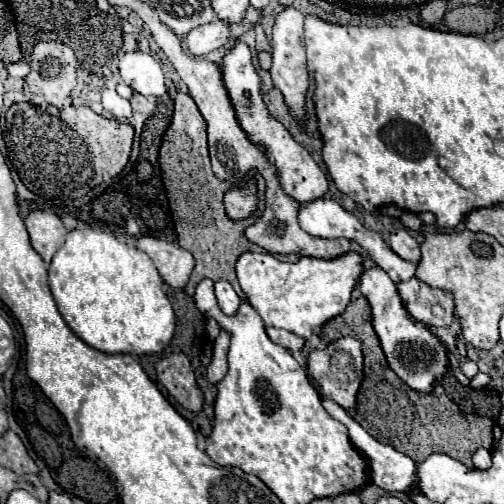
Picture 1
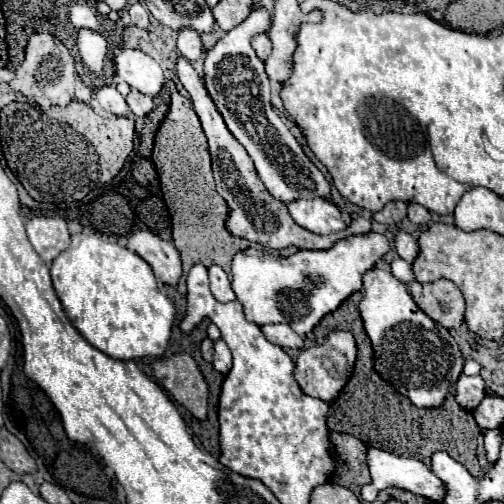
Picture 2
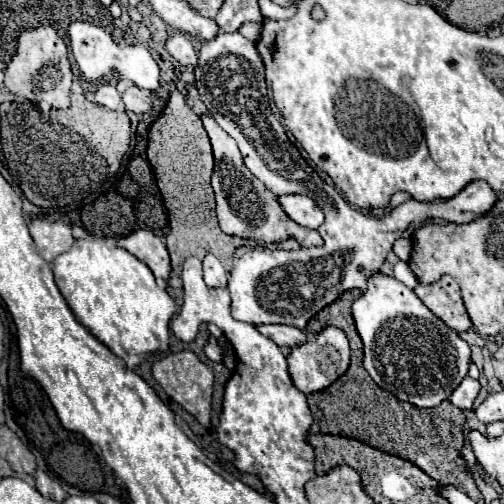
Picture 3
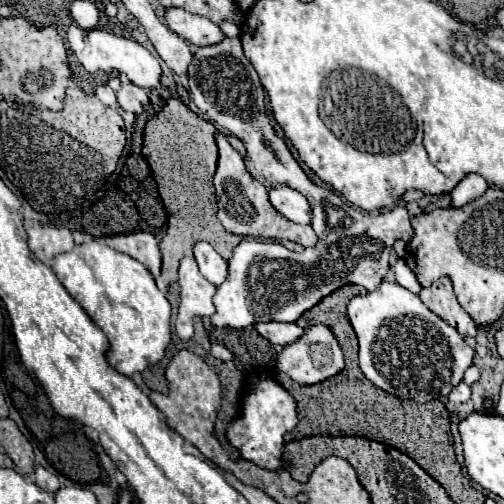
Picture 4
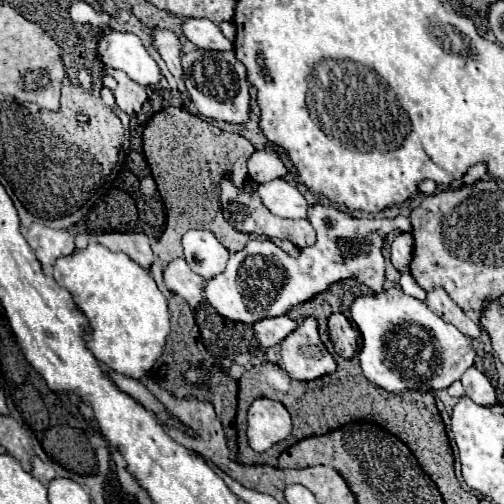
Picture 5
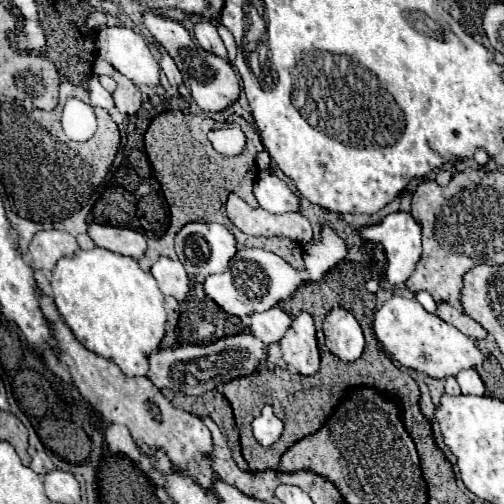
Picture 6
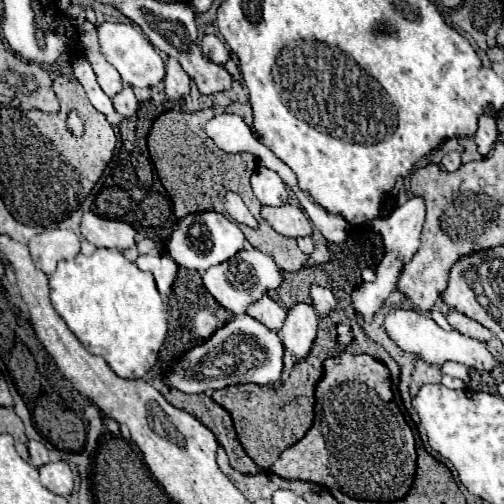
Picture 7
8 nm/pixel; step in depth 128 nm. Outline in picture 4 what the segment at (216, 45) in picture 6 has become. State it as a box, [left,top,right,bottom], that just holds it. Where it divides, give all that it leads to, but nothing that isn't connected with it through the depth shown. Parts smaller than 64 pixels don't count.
[164,8,224,46]

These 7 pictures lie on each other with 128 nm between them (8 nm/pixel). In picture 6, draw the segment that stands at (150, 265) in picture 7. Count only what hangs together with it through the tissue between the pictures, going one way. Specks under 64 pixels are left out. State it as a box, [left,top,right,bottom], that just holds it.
[152,258,190,302]

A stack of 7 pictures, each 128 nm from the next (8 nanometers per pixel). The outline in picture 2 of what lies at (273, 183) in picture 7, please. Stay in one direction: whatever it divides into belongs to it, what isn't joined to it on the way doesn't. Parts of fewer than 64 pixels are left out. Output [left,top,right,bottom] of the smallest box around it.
[288,198,352,234]

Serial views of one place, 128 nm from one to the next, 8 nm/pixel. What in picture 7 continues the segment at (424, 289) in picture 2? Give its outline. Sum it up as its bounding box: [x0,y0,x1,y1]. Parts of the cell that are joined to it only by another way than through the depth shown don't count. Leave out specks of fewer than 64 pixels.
[446,310,492,342]

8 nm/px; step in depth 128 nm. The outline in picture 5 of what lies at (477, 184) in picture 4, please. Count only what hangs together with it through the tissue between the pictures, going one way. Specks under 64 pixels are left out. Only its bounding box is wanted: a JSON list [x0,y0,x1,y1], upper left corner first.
[462,164,486,184]

